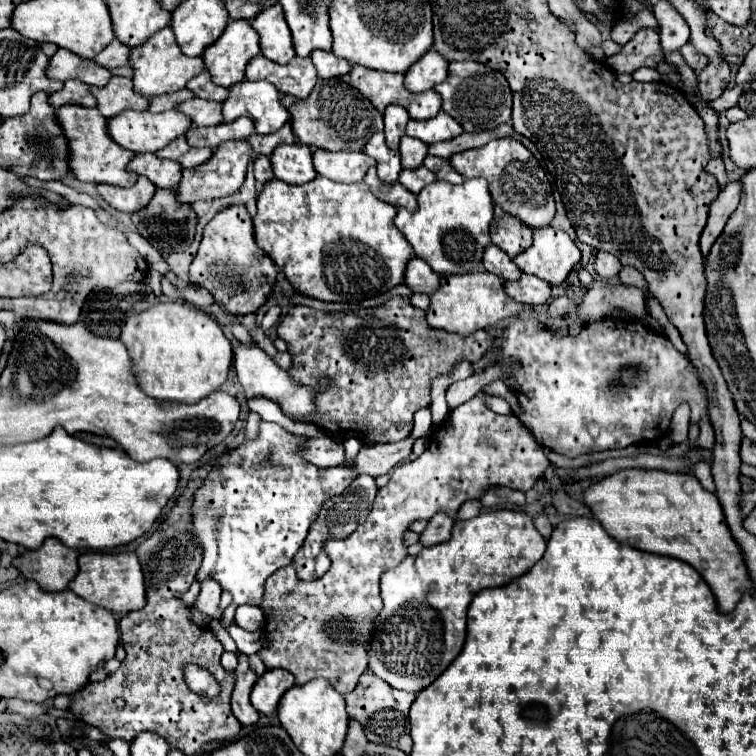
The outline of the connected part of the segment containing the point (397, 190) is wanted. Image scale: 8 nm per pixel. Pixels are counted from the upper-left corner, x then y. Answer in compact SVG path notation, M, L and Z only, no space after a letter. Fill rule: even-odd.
M369 168L367 170L367 174L365 174L365 184L371 188L371 192L379 198L379 200L383 200L383 202L387 202L387 204L393 204L393 206L403 206L403 208L407 208L407 210L417 210L417 198L405 188L405 186L401 186L399 182L393 182L393 184L385 184L385 182L381 182L379 178L377 178L377 172L375 172L375 168Z

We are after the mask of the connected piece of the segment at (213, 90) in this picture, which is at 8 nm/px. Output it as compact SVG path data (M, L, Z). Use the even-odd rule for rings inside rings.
M203 70L203 74L199 74L197 78L191 78L185 86L187 90L191 90L197 98L205 98L205 100L217 100L217 102L223 102L229 94L227 88L221 88L221 86L215 86L211 82L211 76L207 70Z

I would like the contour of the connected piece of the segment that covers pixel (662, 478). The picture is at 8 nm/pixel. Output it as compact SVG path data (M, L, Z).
M621 470L601 482L591 484L585 492L585 504L593 510L593 518L597 518L615 540L643 552L671 556L691 564L713 590L717 608L721 612L733 612L743 594L755 594L753 580L745 570L745 560L741 558L741 550L737 550L737 542L733 542L733 534L727 530L729 526L717 496L707 492L693 474L673 474L663 470Z

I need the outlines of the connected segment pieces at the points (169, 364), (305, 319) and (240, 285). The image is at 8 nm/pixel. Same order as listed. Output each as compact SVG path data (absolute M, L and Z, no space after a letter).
M157 302L149 310L131 316L121 328L121 342L129 350L137 384L141 386L141 390L145 390L149 396L157 400L171 400L171 402L185 402L185 404L199 402L209 392L215 392L221 388L221 384L227 380L231 358L233 358L231 344L225 338L221 326L209 314L195 310L185 302L181 304Z
M395 296L381 306L369 308L367 314L321 312L309 306L293 306L277 326L277 336L287 342L287 352L293 358L289 374L293 374L297 382L313 388L323 374L333 380L331 390L325 394L315 394L317 426L321 426L321 430L337 442L345 442L347 438L355 436L363 446L405 440L413 430L413 414L419 408L431 404L431 380L449 372L451 366L463 358L469 362L479 360L495 340L485 330L477 330L469 336L457 336L431 328L425 320L425 312L411 306L411 302L401 296Z
M233 204L213 216L203 230L199 252L189 268L189 282L211 292L225 314L245 316L257 312L275 288L279 268L255 244L253 222L245 204Z

